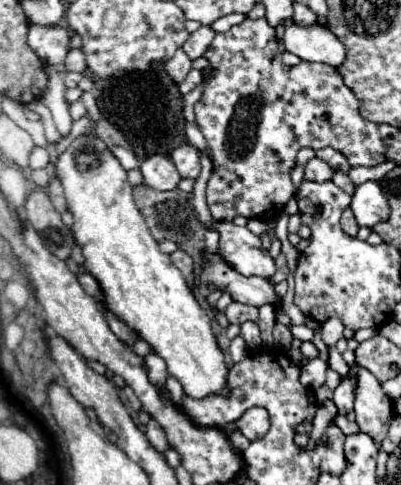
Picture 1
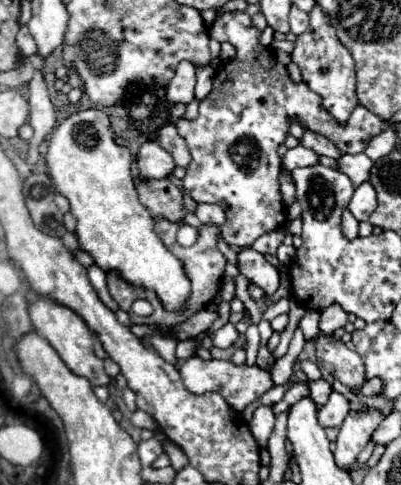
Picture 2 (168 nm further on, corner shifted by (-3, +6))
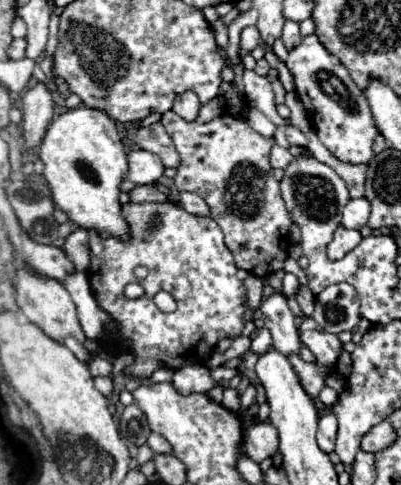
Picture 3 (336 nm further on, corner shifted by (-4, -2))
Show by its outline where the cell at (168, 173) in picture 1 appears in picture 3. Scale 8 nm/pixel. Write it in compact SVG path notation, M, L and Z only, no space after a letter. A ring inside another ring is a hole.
M132 150L128 154L126 180L134 184L150 184L150 182L156 182L162 176L162 172L164 172L164 166L158 160L158 156L154 156L152 152Z

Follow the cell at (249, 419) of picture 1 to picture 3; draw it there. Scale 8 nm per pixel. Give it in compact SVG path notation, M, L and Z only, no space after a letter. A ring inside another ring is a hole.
M256 422L244 434L246 456L254 462L262 462L278 452L278 432L268 422Z

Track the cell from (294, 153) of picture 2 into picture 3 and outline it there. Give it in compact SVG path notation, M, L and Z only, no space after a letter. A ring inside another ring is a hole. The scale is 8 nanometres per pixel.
M272 146L272 150L270 150L270 164L272 164L272 168L282 168L284 170L290 160L292 160L292 154L286 148Z

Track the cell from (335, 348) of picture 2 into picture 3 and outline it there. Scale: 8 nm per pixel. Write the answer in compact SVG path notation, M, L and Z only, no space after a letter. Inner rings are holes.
M304 318L298 328L298 334L300 334L300 342L312 350L318 364L330 368L336 366L338 356L342 352L342 342L338 340L336 334L330 334L324 328L320 328L314 322L314 318Z

